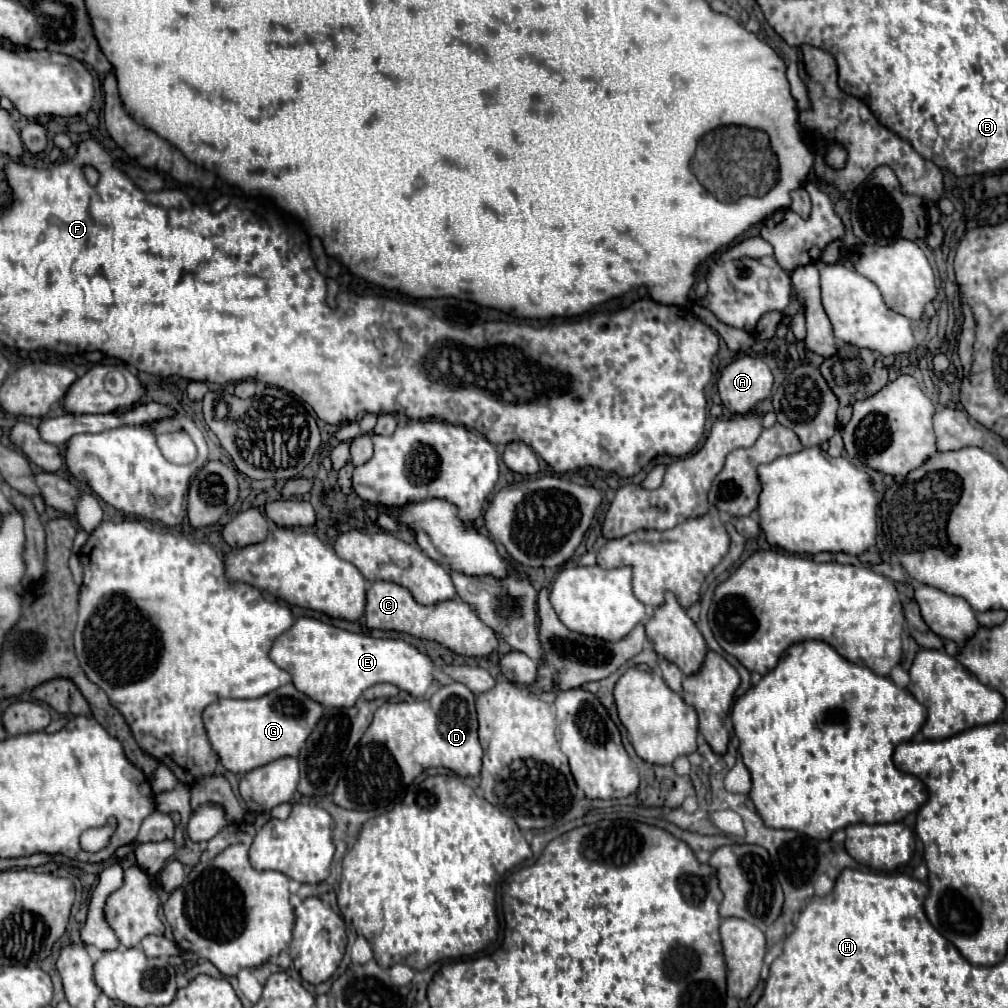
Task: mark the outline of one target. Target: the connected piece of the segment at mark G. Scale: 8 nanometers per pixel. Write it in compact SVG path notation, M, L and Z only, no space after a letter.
M292 683L258 699L218 699L204 709L204 729L224 769L244 775L280 757L298 757L306 737L322 717L322 705L300 693Z

